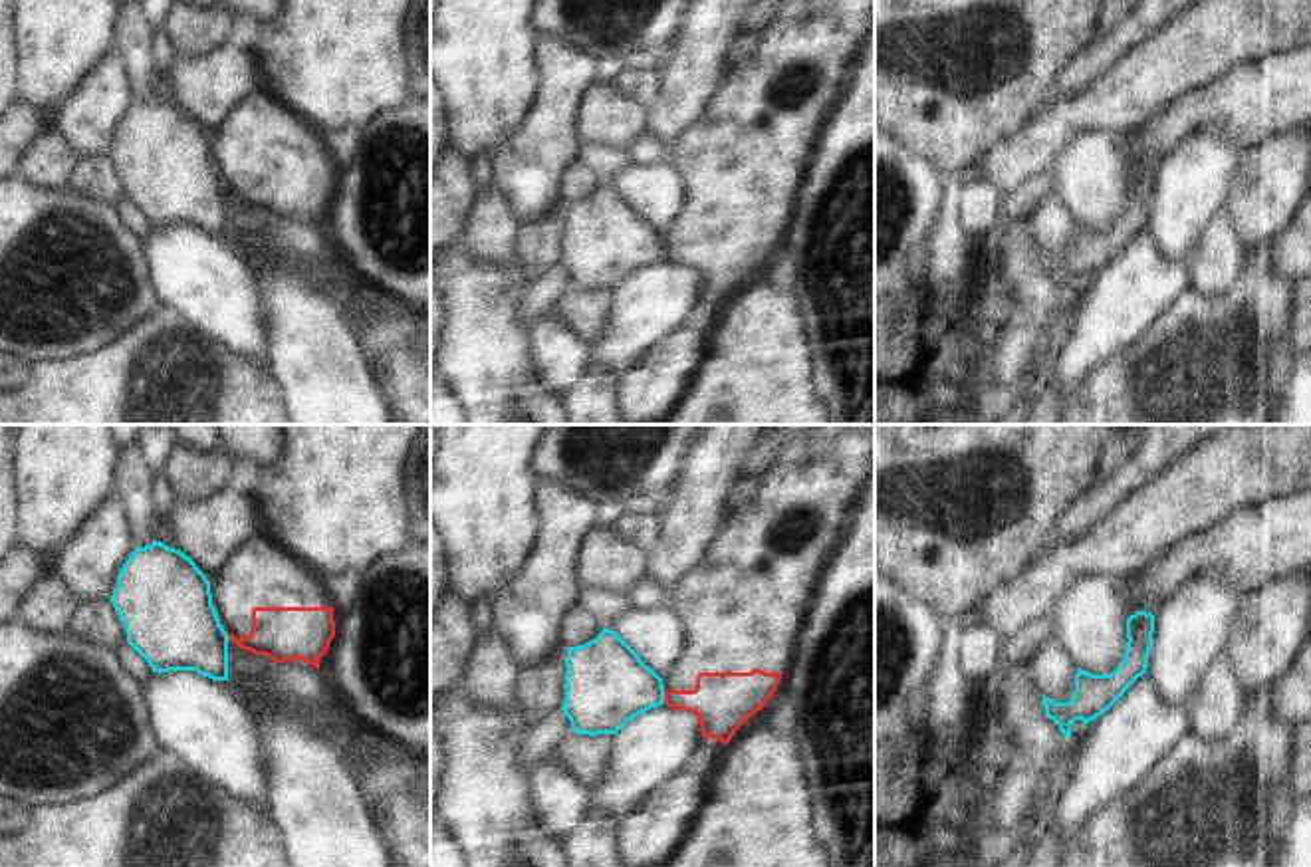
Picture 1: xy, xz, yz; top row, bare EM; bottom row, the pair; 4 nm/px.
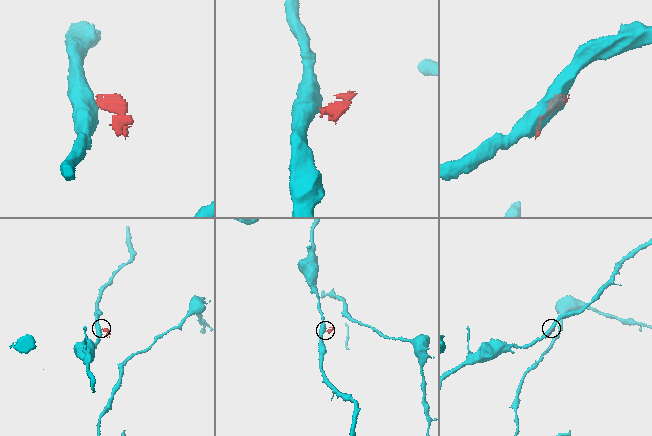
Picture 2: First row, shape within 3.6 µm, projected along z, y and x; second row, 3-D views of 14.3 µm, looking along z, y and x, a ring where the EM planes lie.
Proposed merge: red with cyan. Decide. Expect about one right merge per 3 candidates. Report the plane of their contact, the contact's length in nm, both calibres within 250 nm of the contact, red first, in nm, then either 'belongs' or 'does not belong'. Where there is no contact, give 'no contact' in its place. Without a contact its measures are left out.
meets red in xz; contact 60 nm long; 240 nm thick on the red side, 340 nm on the other; does not belong

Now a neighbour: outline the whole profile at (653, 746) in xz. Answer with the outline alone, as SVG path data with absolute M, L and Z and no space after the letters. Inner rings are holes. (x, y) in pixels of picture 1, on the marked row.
M655 706L615 734L615 750L603 780L591 792L589 815L627 819L643 798L678 774L702 740L694 712Z

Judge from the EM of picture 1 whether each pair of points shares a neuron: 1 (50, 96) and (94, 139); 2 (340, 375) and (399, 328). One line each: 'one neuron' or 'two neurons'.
1: two neurons
2: two neurons

